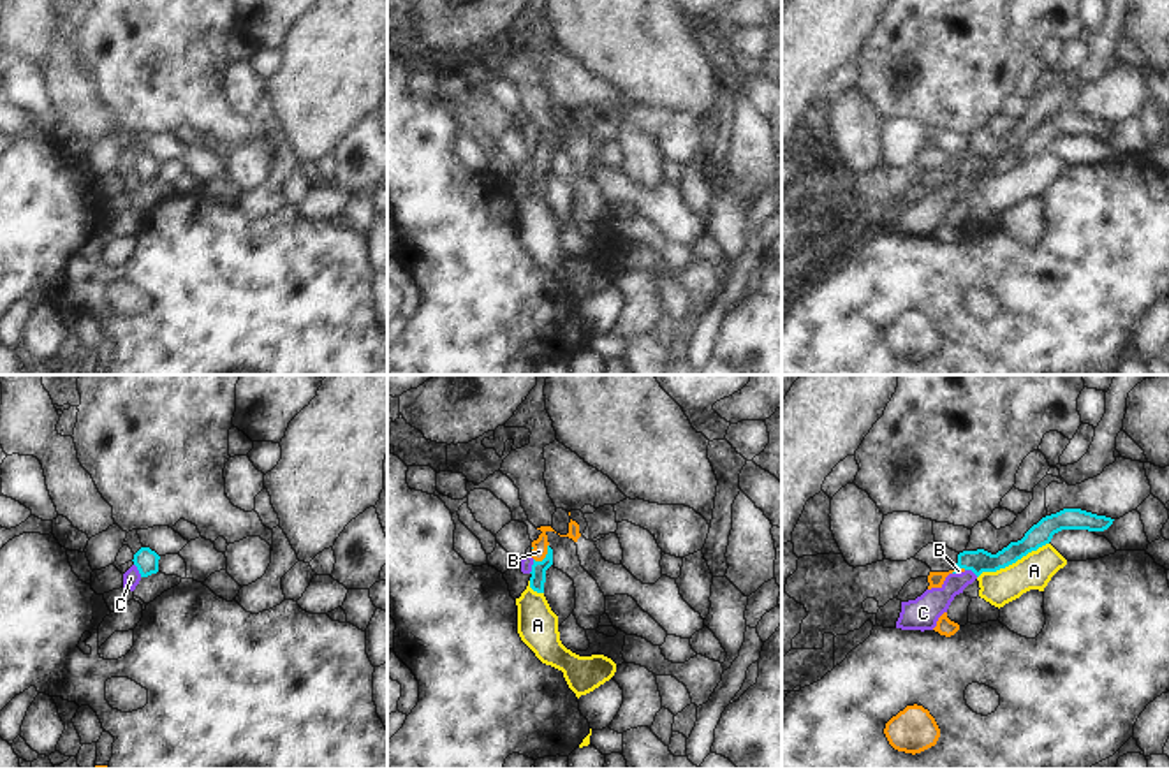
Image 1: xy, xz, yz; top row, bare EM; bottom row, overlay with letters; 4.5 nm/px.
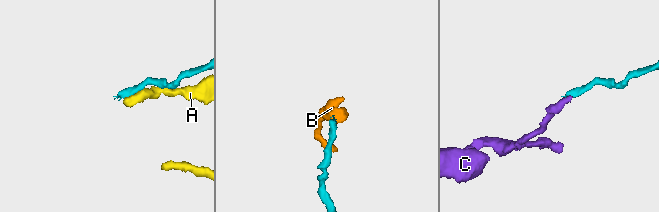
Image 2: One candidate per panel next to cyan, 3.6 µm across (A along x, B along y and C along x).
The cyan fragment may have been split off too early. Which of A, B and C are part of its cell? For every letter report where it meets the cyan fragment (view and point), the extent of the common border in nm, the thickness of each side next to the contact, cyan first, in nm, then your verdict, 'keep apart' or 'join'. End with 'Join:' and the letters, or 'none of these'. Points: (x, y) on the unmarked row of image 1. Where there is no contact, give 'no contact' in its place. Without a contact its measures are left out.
A: yz (1013, 168) | 360 nm | 110/160 nm | keep apart
B: xz (546, 161) | 110 nm | 70/70 nm | join
C: xz (532, 173) | 70 nm | 70/60 nm | keep apart
Join: B

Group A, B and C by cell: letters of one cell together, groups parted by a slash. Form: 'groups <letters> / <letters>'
groups A / B / C

